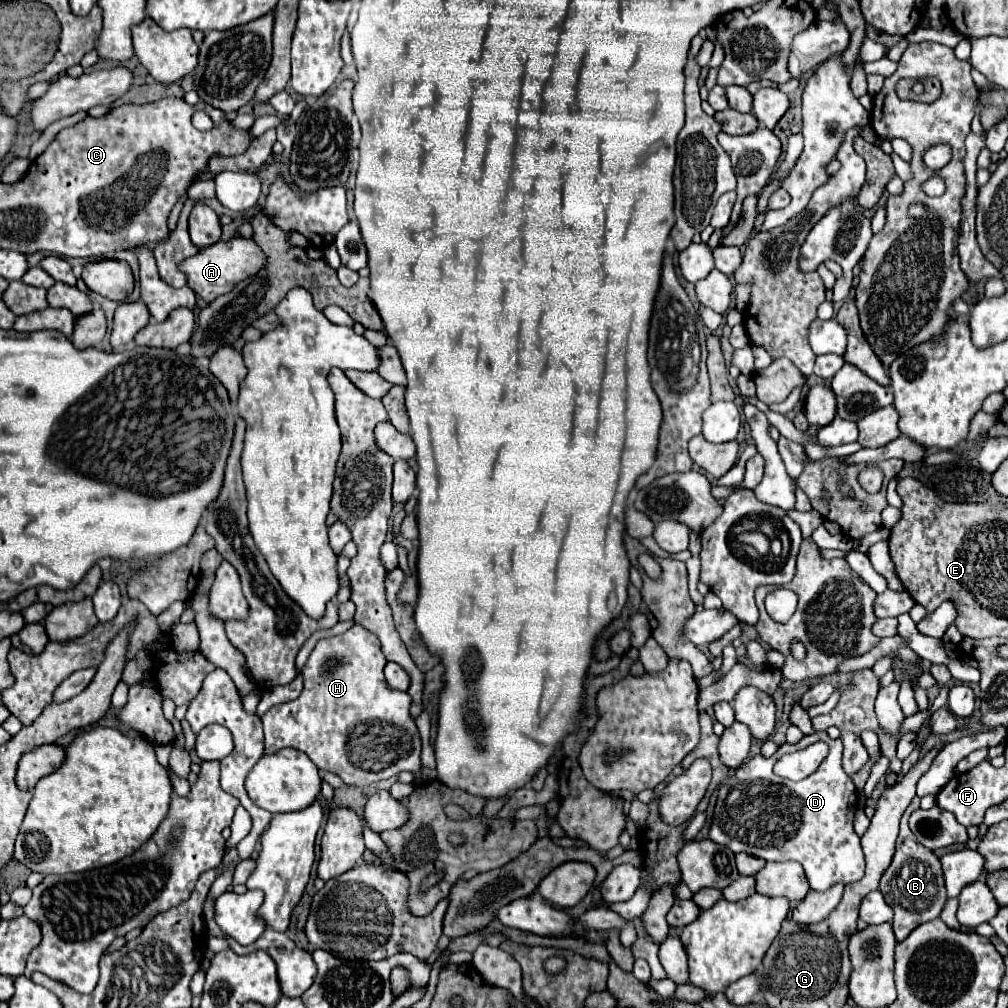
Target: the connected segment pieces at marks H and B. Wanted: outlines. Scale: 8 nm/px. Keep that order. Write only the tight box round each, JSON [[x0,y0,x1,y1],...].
[[262,624,420,786],[880,798,946,942]]

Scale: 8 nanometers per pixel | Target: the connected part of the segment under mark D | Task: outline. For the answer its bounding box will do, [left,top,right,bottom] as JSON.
[708,732,864,890]

